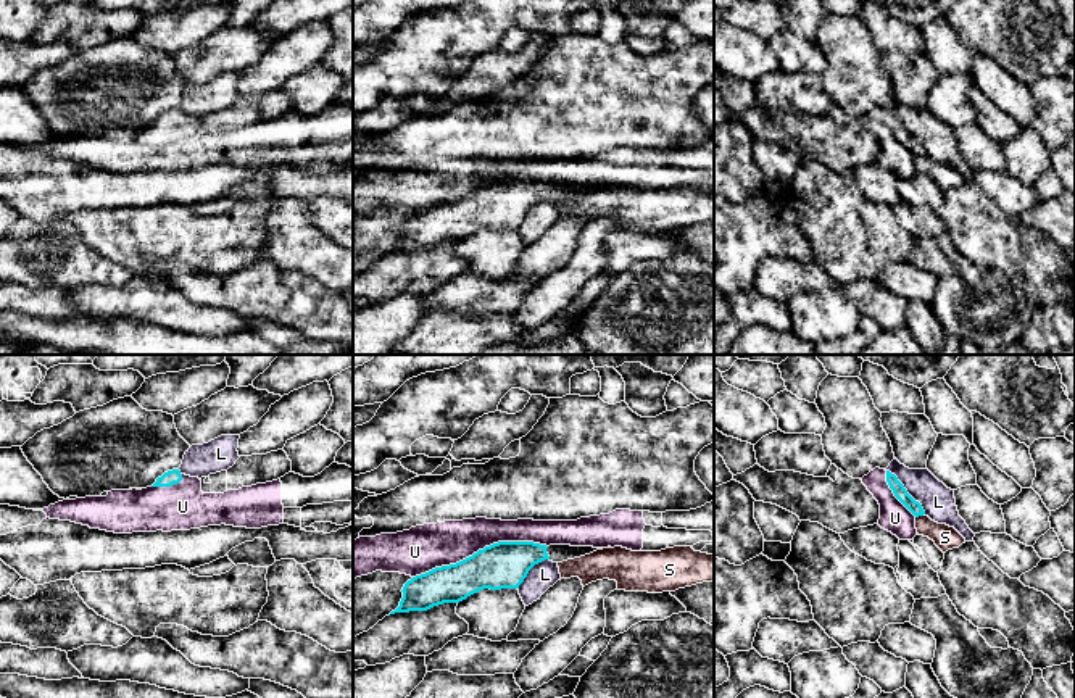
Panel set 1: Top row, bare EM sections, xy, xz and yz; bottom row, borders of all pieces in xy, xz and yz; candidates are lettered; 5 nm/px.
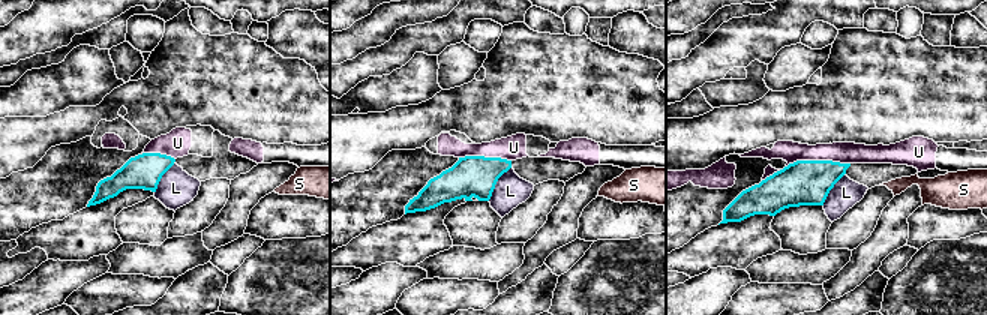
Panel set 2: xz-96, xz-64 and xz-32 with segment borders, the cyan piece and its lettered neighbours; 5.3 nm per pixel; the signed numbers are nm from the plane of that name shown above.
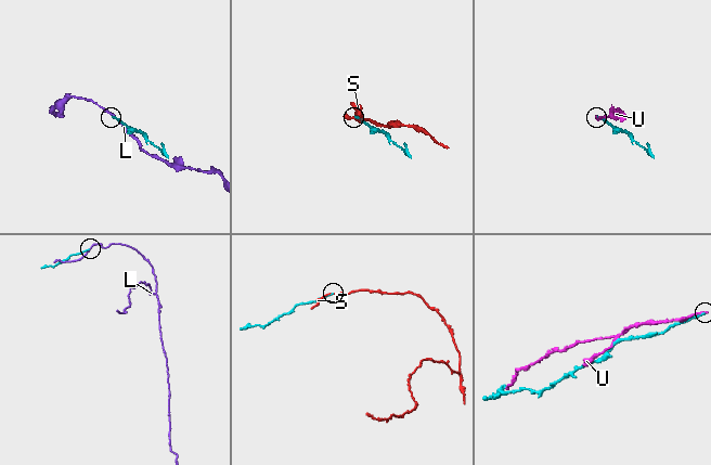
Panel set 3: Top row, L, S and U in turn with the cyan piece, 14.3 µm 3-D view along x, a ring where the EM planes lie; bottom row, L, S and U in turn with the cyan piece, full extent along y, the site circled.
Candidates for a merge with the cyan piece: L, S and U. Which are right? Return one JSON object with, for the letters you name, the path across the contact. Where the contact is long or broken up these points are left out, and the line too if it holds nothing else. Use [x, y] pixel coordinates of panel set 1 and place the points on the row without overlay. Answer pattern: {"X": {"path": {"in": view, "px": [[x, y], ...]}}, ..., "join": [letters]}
{"join": []}

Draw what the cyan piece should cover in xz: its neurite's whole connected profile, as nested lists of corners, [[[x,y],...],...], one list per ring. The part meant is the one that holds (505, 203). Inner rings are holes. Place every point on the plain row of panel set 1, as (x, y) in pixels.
[[[498,181],[456,203],[435,206],[408,219],[400,245],[390,253],[459,242],[484,227],[519,227],[535,203],[545,198],[562,202],[596,189],[603,187]]]

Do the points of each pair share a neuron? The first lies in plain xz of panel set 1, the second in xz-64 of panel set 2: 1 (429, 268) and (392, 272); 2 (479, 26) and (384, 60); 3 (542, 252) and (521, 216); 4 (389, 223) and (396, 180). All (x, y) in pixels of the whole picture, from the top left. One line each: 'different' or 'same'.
1: different
2: same
3: same
4: same

